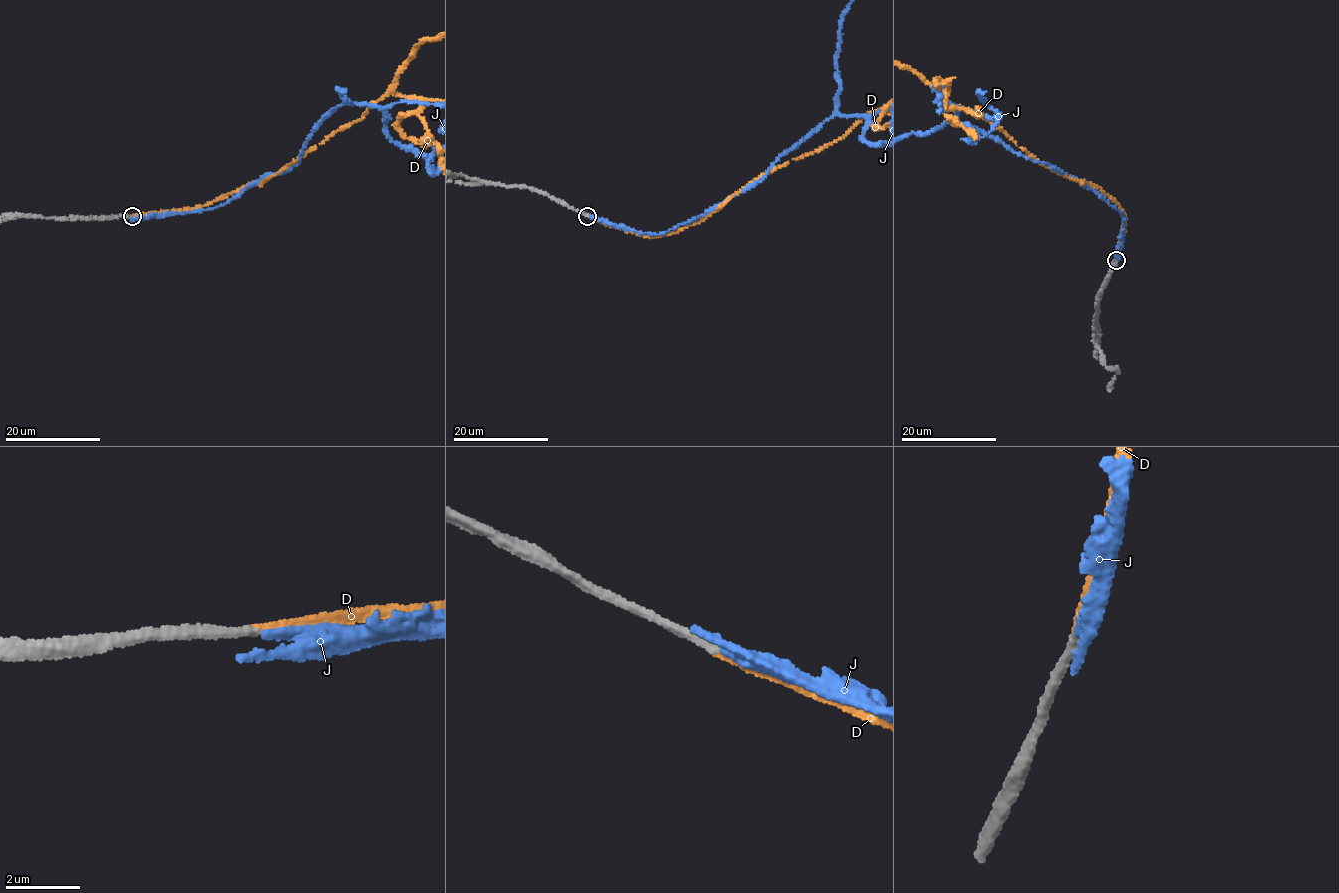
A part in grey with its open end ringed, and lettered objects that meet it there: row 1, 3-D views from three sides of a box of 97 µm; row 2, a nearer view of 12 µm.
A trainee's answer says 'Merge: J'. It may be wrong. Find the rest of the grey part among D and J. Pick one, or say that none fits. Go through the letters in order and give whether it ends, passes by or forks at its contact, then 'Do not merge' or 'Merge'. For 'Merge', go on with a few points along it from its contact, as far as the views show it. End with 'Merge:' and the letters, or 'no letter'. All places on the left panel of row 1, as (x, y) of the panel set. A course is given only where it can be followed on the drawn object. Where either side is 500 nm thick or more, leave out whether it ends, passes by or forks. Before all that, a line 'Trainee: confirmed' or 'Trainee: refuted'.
Trainee: refuted
D: It ends there. Merge
J: It passes by. Do not merge
Merge: D

